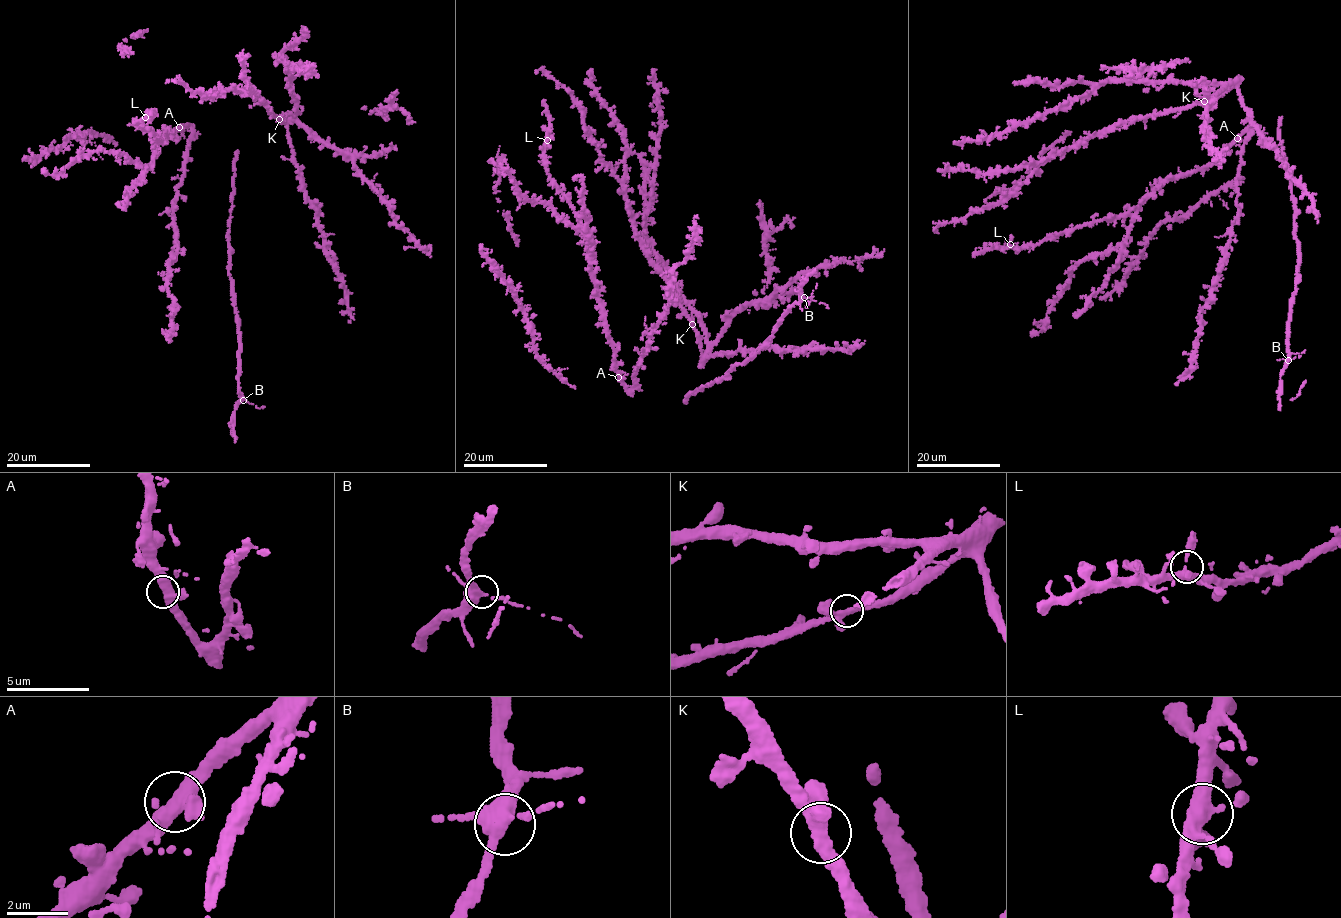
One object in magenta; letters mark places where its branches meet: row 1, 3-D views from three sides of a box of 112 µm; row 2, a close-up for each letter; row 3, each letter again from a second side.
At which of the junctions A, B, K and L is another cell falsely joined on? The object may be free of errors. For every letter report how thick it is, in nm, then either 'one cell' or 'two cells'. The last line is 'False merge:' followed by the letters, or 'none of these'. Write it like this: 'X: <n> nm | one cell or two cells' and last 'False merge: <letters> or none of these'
A: 380 nm | one cell
B: 380 nm | one cell
K: 360 nm | one cell
L: 320 nm | one cell
False merge: none of these

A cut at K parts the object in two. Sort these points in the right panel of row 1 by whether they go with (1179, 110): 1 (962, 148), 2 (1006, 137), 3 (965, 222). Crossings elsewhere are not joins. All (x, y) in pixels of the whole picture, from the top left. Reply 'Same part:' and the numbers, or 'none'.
Same part: 3

